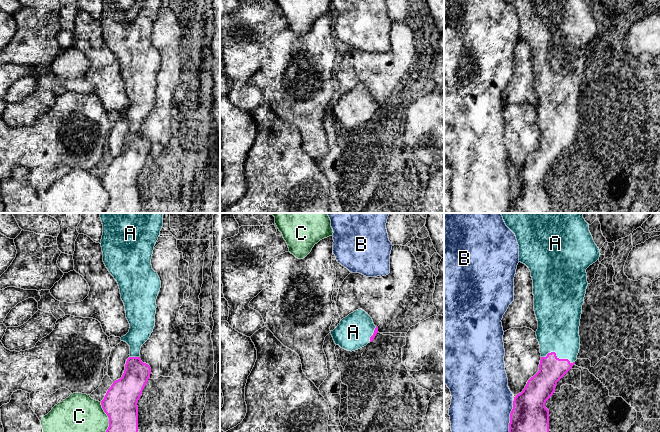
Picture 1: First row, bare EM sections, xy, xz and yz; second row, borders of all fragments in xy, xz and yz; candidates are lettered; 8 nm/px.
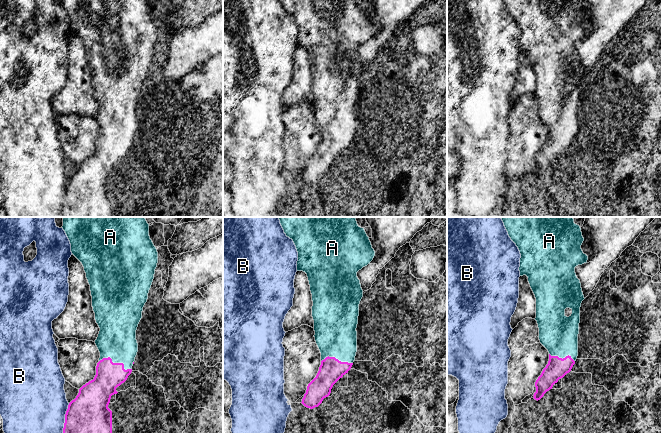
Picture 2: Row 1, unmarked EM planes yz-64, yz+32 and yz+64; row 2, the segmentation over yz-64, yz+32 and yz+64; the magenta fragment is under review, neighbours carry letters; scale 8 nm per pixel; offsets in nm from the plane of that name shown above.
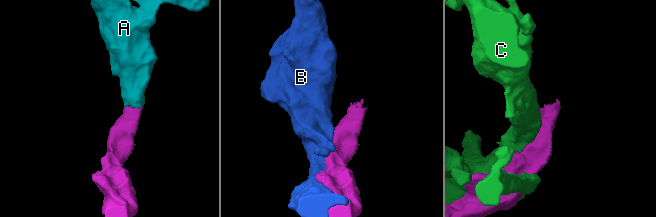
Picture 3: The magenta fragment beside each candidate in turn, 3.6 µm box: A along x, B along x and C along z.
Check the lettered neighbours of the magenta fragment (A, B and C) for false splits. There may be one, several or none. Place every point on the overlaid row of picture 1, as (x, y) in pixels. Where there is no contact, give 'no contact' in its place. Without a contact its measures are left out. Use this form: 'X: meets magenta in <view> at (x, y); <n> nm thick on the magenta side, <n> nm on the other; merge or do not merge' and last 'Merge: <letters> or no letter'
A: meets magenta in yz at (556, 356); 200 nm thick on the magenta side, 340 nm on the other; merge
B: meets magenta in yz at (510, 416); 280 nm thick on the magenta side, 460 nm on the other; do not merge
C: meets magenta in xy at (108, 417); 280 nm thick on the magenta side, 300 nm on the other; do not merge
Merge: A

